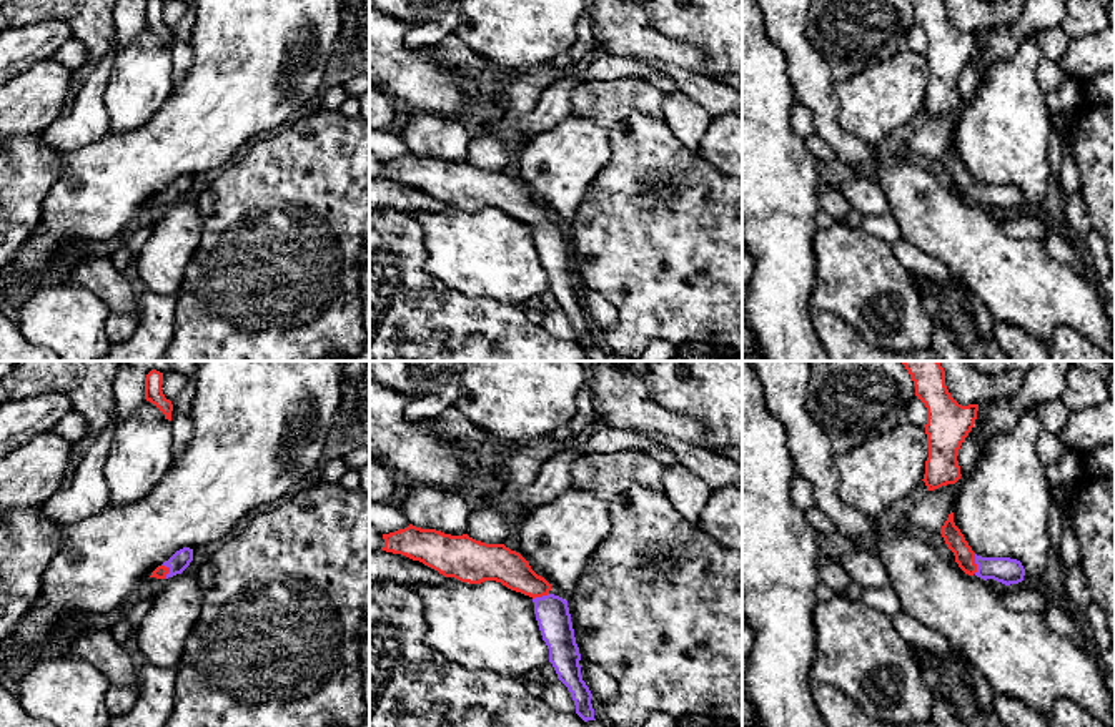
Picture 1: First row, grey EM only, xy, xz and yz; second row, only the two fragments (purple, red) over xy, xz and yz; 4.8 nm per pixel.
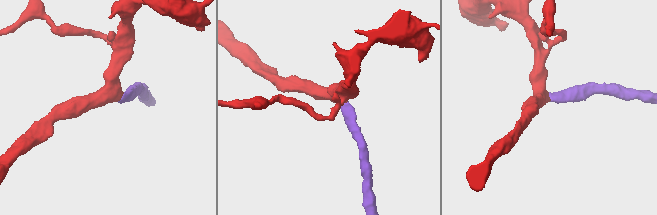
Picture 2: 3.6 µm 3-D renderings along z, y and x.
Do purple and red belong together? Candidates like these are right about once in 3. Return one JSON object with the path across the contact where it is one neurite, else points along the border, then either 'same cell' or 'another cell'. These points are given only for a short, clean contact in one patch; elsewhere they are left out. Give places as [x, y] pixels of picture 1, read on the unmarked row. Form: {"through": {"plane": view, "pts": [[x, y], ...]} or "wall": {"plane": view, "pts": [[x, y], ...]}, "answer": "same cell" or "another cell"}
{"through": {"plane": "yz", "pts": [[1007, 198], [982, 195], [976, 190], [964, 183]]}, "answer": "same cell"}

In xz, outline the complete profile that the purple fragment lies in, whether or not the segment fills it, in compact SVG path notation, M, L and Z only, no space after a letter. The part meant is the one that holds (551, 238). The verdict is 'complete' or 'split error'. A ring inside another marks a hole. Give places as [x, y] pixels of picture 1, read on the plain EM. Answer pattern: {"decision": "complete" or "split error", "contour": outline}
{"decision": "split error", "contour": "M409 151L404 156L383 161L383 178L406 183L438 198L444 205L481 211L496 208L511 218L529 223L534 230L536 248L549 276L549 289L558 306L567 314L576 341L596 348L592 321L581 303L581 281L576 271L567 228L551 221L551 211L538 203L529 190L504 171L486 171L463 163L421 156Z"}

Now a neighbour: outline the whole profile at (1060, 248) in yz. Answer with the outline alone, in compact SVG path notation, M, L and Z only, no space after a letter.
M1050 230L1043 245L1052 260L1072 266L1078 274L1085 274L1088 263L1068 236L1060 236Z

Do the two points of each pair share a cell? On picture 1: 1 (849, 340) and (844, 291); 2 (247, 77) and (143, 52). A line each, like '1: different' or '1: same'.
1: different
2: different

